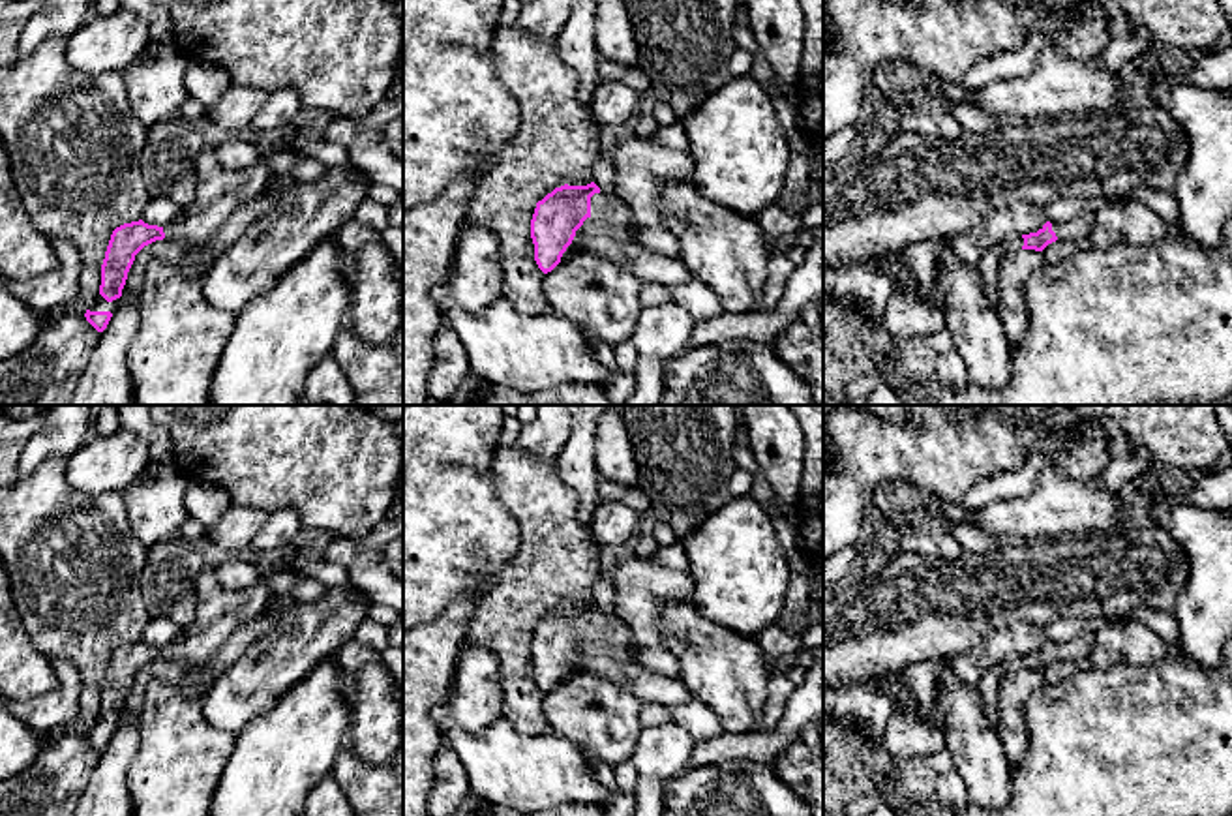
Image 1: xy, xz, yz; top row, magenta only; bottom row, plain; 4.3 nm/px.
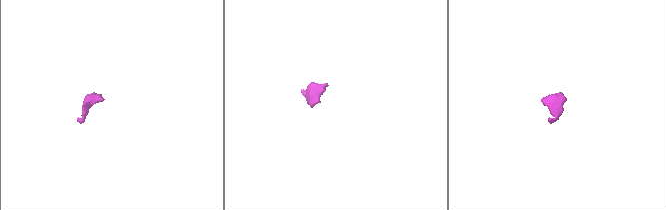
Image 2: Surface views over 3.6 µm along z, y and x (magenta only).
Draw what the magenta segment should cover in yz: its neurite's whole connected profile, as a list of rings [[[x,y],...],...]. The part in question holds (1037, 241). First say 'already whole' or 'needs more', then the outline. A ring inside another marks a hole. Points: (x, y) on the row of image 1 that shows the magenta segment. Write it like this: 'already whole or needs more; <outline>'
needs more; [[[1078,214],[1071,221],[1065,223],[1050,223],[1046,221],[1037,233],[1029,234],[1014,234],[1001,242],[1001,259],[1016,249],[1035,249],[1043,251],[1048,244],[1056,240],[1078,240],[1082,236],[1089,236],[1095,227],[1095,214]]]

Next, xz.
needs more; [[[570,174],[564,186],[536,203],[531,238],[534,261],[544,274],[561,263],[563,253],[578,236],[585,251],[626,266],[641,283],[673,287],[694,278],[679,257],[662,257],[636,238],[636,221],[619,197],[602,195],[593,214],[594,193],[600,193],[600,188],[593,176]]]

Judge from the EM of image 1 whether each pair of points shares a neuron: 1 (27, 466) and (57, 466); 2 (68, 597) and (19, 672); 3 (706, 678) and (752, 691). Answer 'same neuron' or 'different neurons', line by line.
1: different neurons
2: different neurons
3: same neuron

